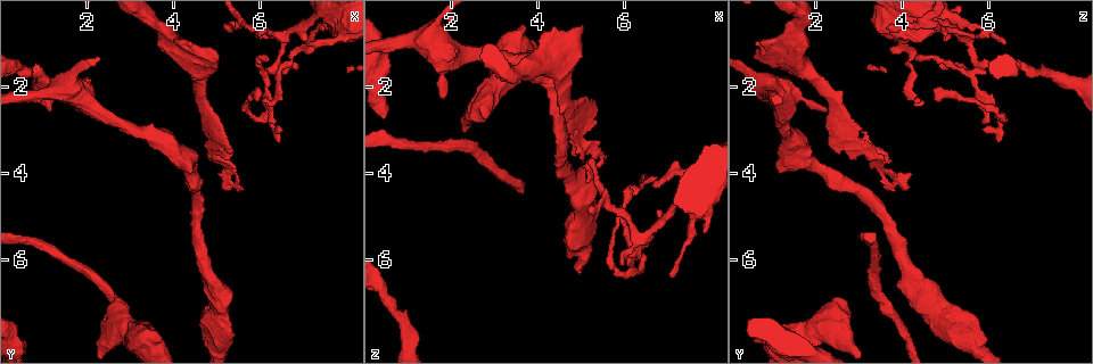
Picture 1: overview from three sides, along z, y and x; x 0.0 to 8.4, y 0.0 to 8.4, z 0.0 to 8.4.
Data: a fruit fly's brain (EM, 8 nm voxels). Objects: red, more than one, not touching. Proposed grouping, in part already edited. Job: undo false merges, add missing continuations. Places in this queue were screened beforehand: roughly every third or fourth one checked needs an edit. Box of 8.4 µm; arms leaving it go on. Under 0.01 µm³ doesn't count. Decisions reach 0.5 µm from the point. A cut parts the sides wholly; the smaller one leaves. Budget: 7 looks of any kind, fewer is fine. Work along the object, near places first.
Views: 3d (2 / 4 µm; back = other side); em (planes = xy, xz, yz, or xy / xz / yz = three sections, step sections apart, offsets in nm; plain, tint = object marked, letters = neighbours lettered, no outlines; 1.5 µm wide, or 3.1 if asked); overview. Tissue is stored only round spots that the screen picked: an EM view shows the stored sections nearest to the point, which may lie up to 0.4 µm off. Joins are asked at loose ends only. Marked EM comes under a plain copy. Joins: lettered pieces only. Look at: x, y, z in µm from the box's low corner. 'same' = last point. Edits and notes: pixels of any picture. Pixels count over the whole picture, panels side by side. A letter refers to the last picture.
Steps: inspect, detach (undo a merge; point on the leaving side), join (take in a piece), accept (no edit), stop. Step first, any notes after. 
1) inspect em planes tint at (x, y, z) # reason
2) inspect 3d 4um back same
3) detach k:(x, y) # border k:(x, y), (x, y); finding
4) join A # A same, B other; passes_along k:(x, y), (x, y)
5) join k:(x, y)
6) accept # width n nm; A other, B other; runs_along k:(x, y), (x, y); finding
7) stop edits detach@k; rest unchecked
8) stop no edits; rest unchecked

inspect em xy step 8 tint at (5.25, 3.70, 2.85)

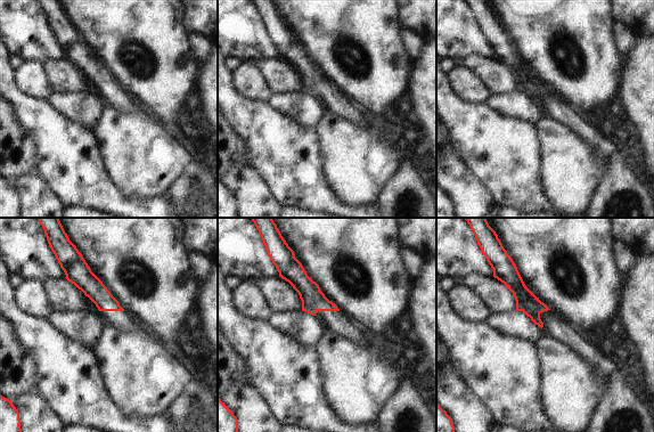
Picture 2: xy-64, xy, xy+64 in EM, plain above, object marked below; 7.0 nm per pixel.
inspect em planes letters same

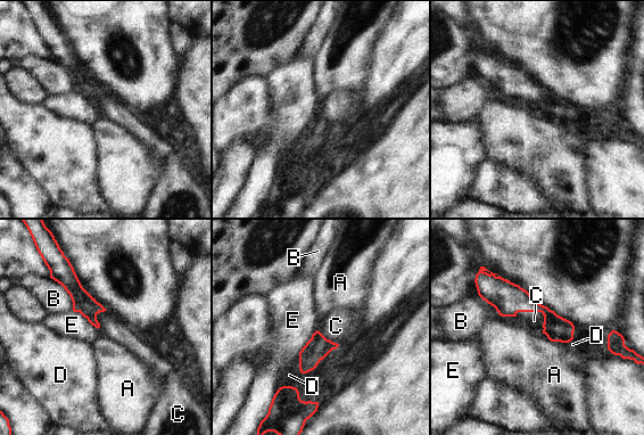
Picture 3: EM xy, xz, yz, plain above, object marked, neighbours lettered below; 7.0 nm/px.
join C # A other, B other, C same, D other, E other; passes_along 3:(509, 298), (538, 311), (534, 320); it goes on there

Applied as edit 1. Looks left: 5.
inspect overview # see it whole again

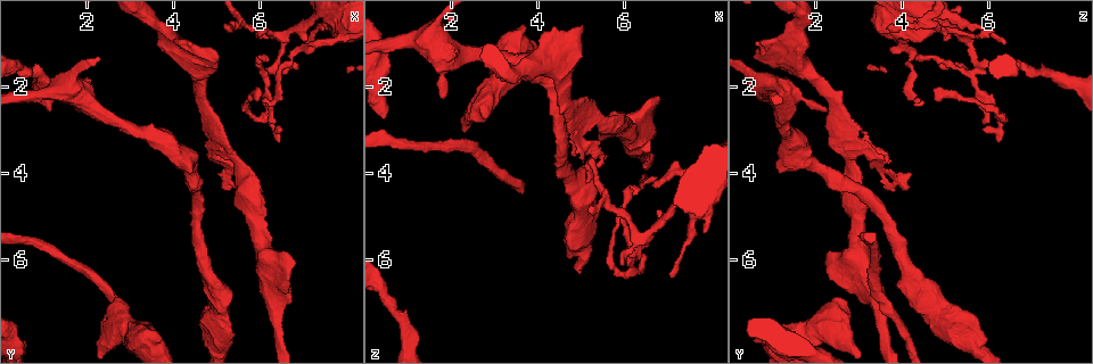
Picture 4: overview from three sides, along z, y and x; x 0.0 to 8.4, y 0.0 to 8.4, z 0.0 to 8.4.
inspect em yz step 8 letters at (7.10, 1.05, 6.45) # tapers out

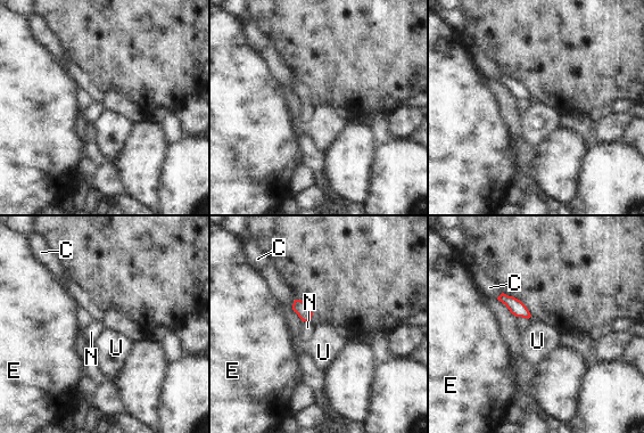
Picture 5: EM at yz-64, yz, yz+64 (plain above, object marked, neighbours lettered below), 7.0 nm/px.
join N # C other, E other, N same, U other; passes_along 5:(300, 308), (305, 320), (307, 327); it goes on there

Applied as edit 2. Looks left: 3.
inspect overview

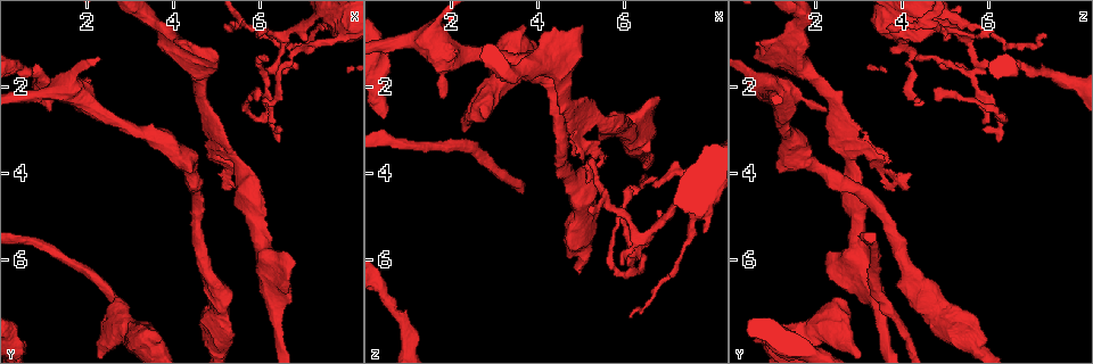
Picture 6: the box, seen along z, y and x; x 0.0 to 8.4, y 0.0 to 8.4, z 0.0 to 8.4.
inspect em planes letters at (3.70, 7.80, 0.60) # free end

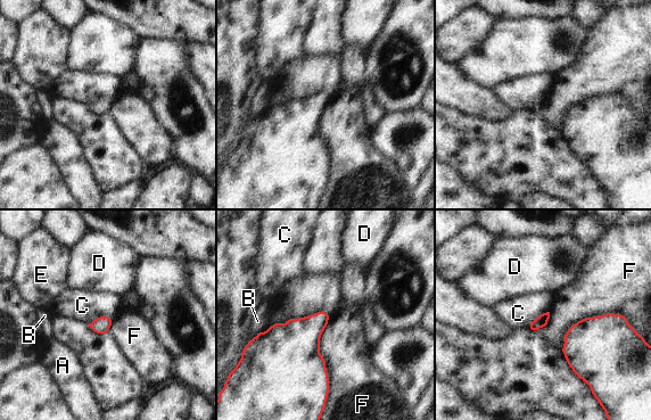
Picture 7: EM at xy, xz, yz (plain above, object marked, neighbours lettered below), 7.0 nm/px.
accept # A other, B other, C other, D other, E other, F other; border 7:(329, 315), (318, 311), (286, 321); none of them fits

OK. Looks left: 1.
stop edits join@3, join@5; rest unchecked

